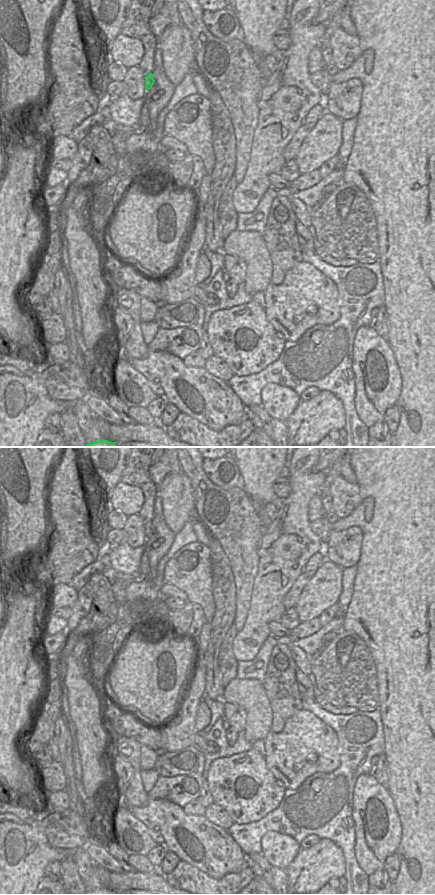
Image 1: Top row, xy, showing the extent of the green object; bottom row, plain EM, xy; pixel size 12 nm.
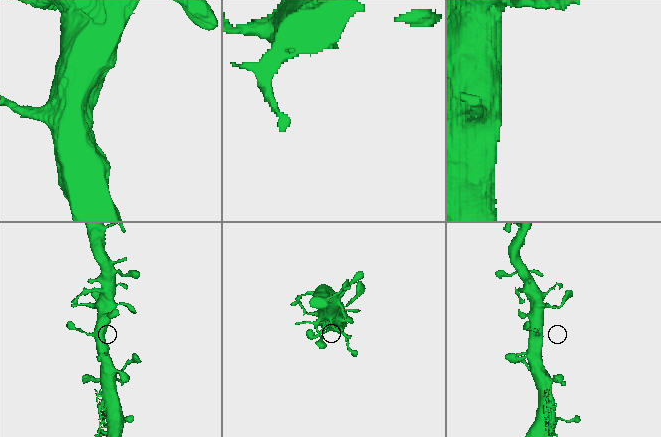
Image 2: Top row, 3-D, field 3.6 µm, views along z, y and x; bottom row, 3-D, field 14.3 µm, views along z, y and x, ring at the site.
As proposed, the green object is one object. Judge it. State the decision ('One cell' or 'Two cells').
One cell

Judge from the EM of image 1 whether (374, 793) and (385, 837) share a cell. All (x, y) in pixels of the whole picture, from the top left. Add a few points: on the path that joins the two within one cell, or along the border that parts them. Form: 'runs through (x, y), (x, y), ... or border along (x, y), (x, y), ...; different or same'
runs through (374, 804), (374, 814), (381, 826); same

